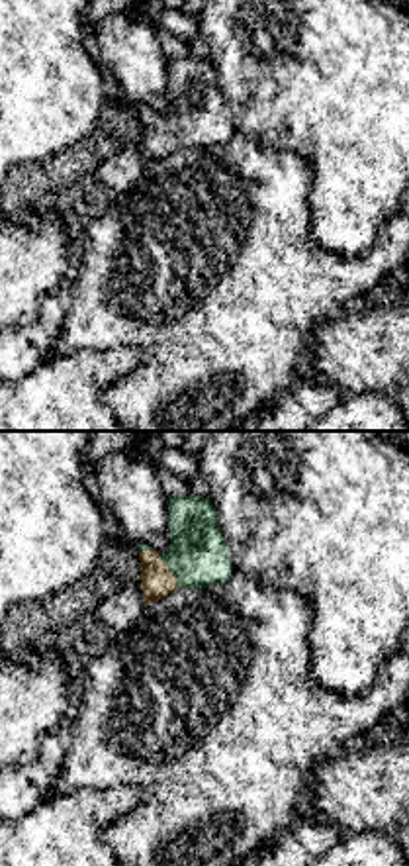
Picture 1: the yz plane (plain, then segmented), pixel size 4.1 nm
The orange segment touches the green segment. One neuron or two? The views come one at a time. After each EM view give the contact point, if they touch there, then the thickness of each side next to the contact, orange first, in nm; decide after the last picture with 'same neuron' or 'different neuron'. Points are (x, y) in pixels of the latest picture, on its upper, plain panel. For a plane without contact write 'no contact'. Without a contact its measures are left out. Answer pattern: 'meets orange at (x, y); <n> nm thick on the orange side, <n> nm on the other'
meets orange at (169, 132); 140 nm thick on the orange side, 240 nm on the other

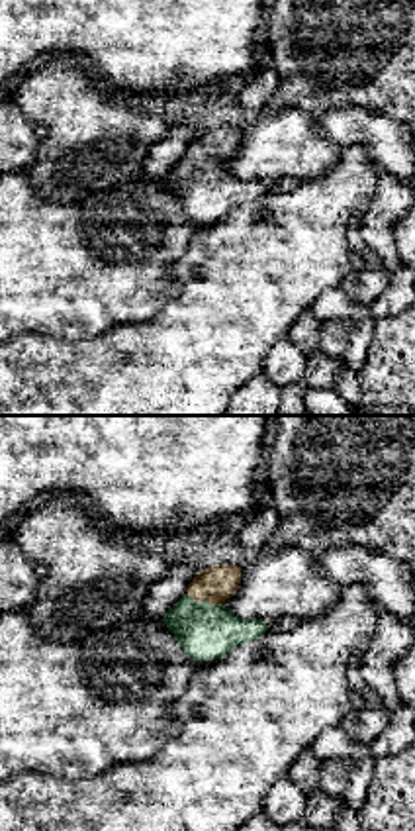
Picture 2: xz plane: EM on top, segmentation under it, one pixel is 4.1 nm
meets orange at (204, 159); 150 nm thick on the orange side, 240 nm on the other

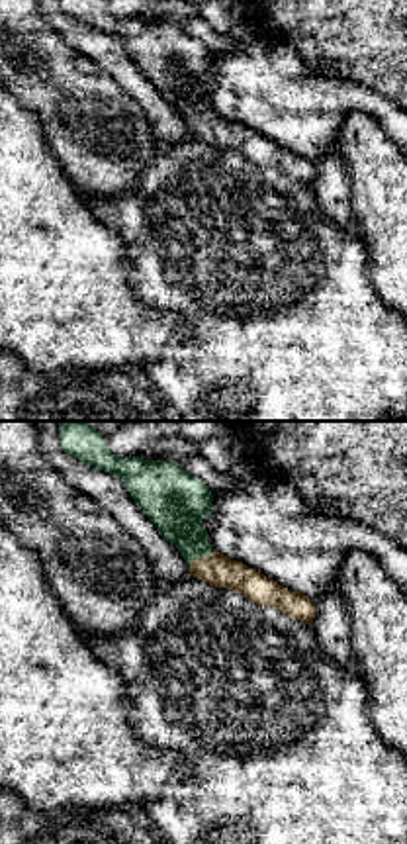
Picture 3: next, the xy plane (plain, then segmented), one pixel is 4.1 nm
meets orange at (202, 118); 130 nm thick on the orange side, 260 nm on the other

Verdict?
same neuron

